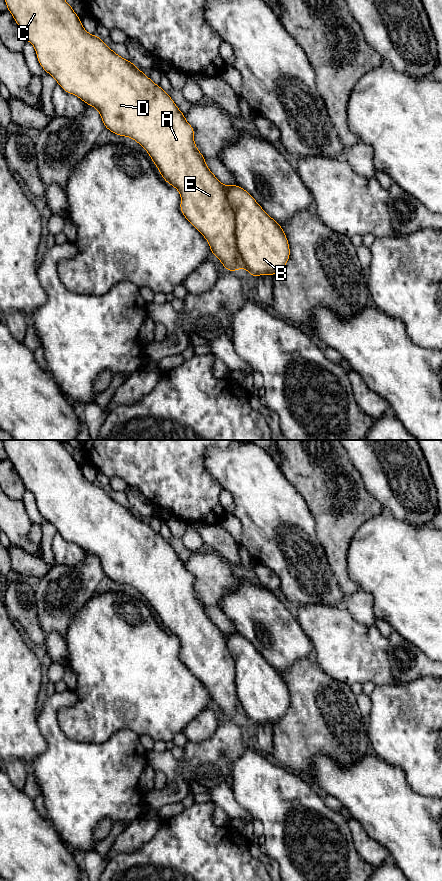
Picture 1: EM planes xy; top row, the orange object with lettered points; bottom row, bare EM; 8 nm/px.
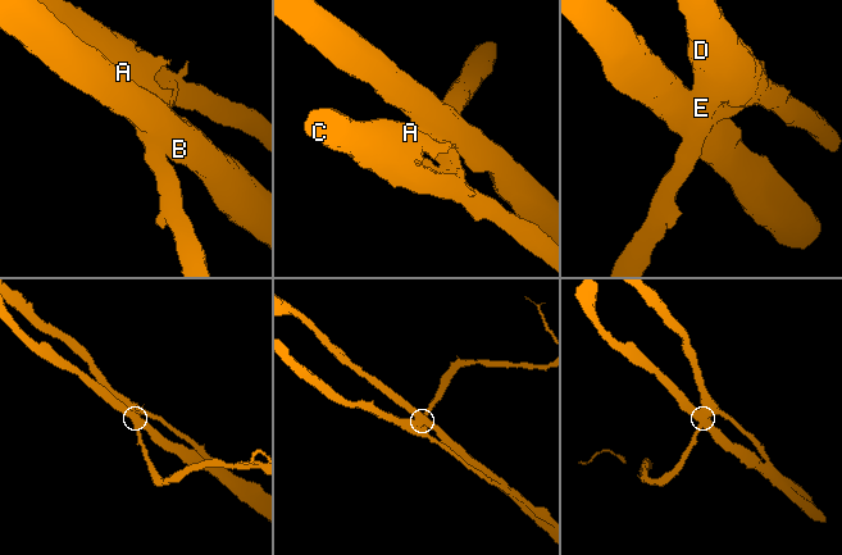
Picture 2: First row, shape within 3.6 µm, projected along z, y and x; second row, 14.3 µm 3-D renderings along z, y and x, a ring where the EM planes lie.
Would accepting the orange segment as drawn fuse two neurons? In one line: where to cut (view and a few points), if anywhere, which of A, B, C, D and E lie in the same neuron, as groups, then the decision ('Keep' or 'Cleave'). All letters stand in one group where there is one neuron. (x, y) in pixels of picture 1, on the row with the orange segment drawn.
Split along xy (224, 185), (227, 200), (234, 212), (234, 233), (240, 261). Groups: A C D E / B. Cleave

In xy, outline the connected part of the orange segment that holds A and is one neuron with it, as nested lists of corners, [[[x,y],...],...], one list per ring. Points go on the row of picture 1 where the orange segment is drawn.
[[[5,0],[8,11],[12,14],[17,25],[19,26],[26,41],[30,42],[35,50],[38,58],[38,62],[41,67],[50,74],[61,88],[69,93],[79,97],[86,104],[96,108],[101,115],[101,119],[105,125],[105,128],[110,130],[116,135],[127,136],[139,143],[149,154],[153,163],[158,168],[163,179],[173,187],[175,187],[181,196],[180,211],[184,217],[203,235],[208,241],[212,255],[216,256],[222,263],[222,265],[230,271],[241,271],[239,264],[239,252],[237,249],[237,240],[235,234],[235,212],[228,201],[225,185],[223,185],[216,176],[209,170],[205,163],[205,157],[197,149],[194,142],[194,128],[186,121],[184,113],[182,113],[172,98],[165,92],[159,85],[156,85],[148,76],[138,69],[131,61],[125,60],[113,50],[107,46],[101,38],[97,35],[89,34],[81,23],[81,18],[74,12],[72,6],[70,6],[66,0]]]

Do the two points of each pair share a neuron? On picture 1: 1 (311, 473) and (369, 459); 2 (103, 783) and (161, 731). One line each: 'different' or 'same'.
1: different
2: different

